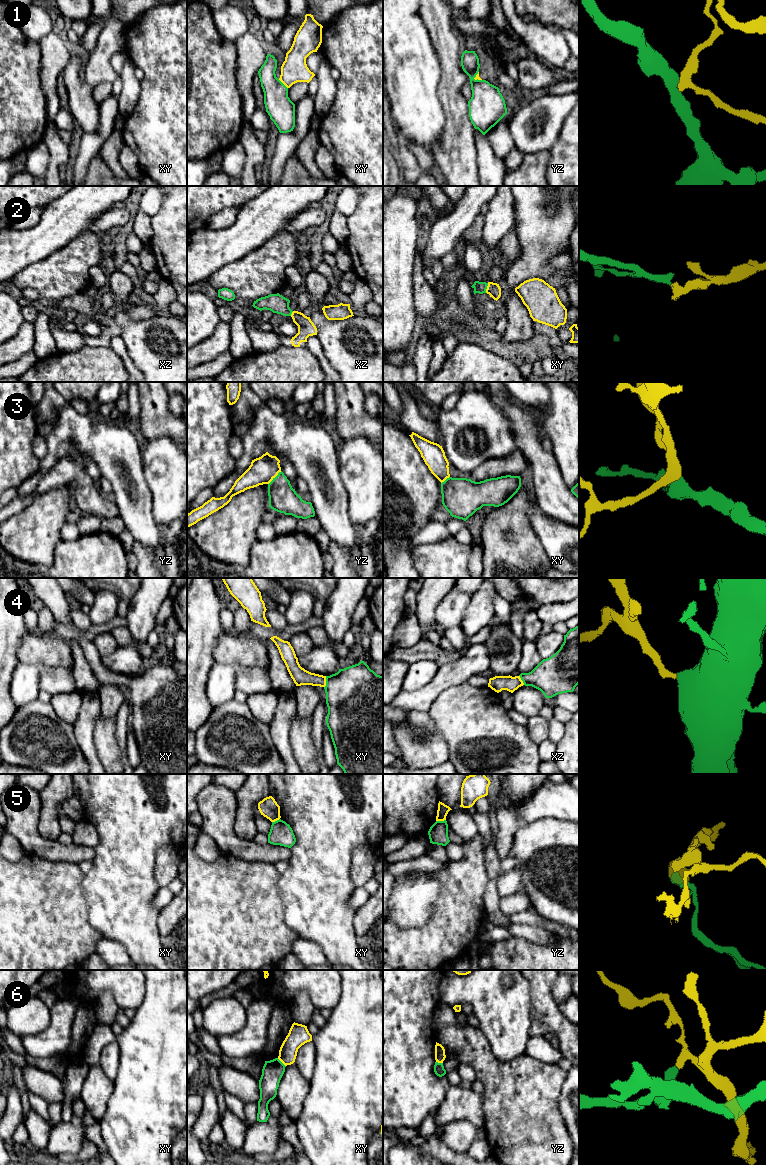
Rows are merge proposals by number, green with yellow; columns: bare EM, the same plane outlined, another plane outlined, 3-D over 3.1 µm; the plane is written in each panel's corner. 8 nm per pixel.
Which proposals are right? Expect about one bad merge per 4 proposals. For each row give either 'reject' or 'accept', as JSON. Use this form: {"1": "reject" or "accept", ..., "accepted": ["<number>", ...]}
{"1": "accept", "2": "accept", "3": "accept", "4": "accept", "5": "reject", "6": "reject", "accepted": ["1", "2", "3", "4"]}

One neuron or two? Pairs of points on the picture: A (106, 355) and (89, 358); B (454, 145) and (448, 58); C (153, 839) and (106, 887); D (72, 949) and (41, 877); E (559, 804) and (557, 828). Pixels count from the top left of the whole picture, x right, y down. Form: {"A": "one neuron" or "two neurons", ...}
{"A": "one neuron", "B": "one neuron", "C": "one neuron", "D": "one neuron", "E": "two neurons"}

